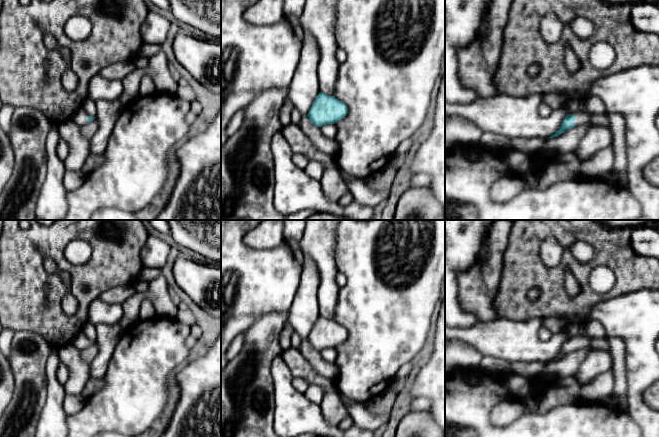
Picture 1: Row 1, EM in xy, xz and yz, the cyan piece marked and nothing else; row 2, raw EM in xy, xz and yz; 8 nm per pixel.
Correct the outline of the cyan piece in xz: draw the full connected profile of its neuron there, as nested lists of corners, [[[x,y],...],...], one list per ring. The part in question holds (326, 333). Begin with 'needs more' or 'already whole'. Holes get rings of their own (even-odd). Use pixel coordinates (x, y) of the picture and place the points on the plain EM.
already whole; [[[320,316],[308,336],[308,341],[315,350],[321,351],[335,348],[347,337],[348,332],[342,325]]]

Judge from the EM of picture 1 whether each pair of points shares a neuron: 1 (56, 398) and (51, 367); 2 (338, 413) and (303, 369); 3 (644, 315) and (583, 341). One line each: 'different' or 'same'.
1: same
2: same
3: different

